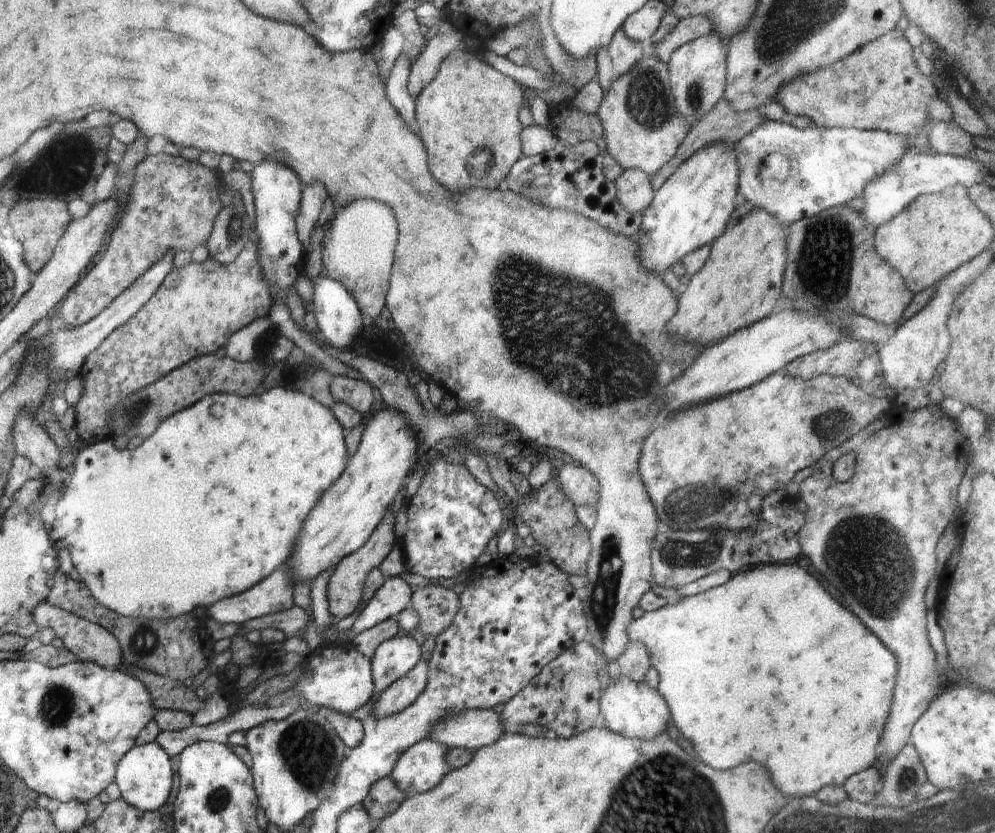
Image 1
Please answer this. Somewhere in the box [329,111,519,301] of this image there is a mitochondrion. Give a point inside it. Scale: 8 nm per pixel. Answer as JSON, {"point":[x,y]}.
{"point":[482,162]}

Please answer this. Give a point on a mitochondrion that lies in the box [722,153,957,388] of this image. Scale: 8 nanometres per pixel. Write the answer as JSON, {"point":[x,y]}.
{"point":[832,239]}

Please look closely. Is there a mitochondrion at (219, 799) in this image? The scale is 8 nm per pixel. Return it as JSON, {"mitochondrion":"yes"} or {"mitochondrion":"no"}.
{"mitochondrion":"yes"}

